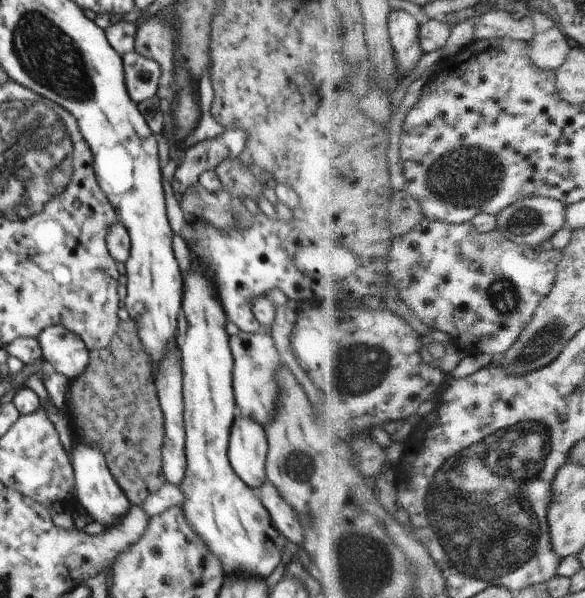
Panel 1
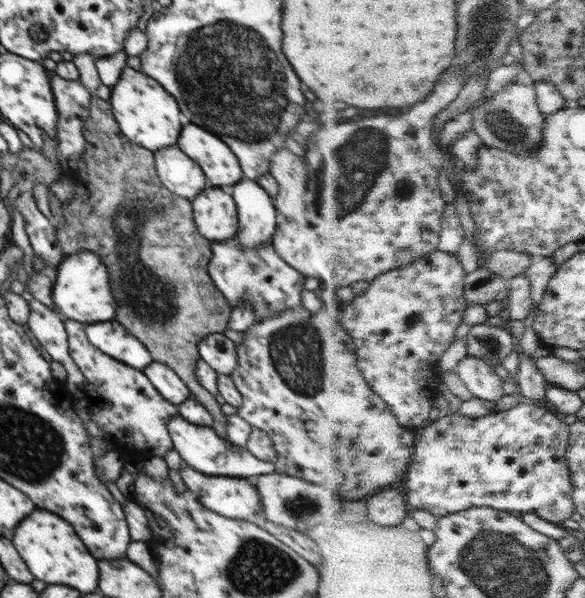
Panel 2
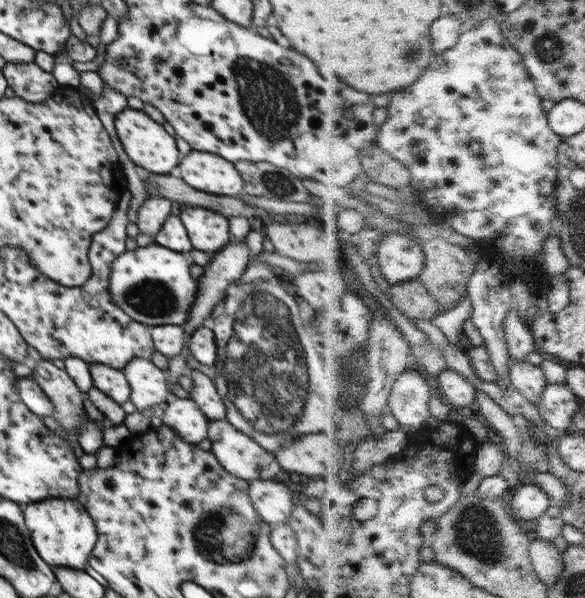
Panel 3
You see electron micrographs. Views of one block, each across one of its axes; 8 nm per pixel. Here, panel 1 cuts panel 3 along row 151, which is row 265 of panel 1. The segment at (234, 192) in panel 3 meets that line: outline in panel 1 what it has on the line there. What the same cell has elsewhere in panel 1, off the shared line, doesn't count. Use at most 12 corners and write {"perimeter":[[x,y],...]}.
{"perimeter":[[192,257],[181,337],[181,510],[226,577],[268,578],[286,538],[232,472],[223,307]]}

